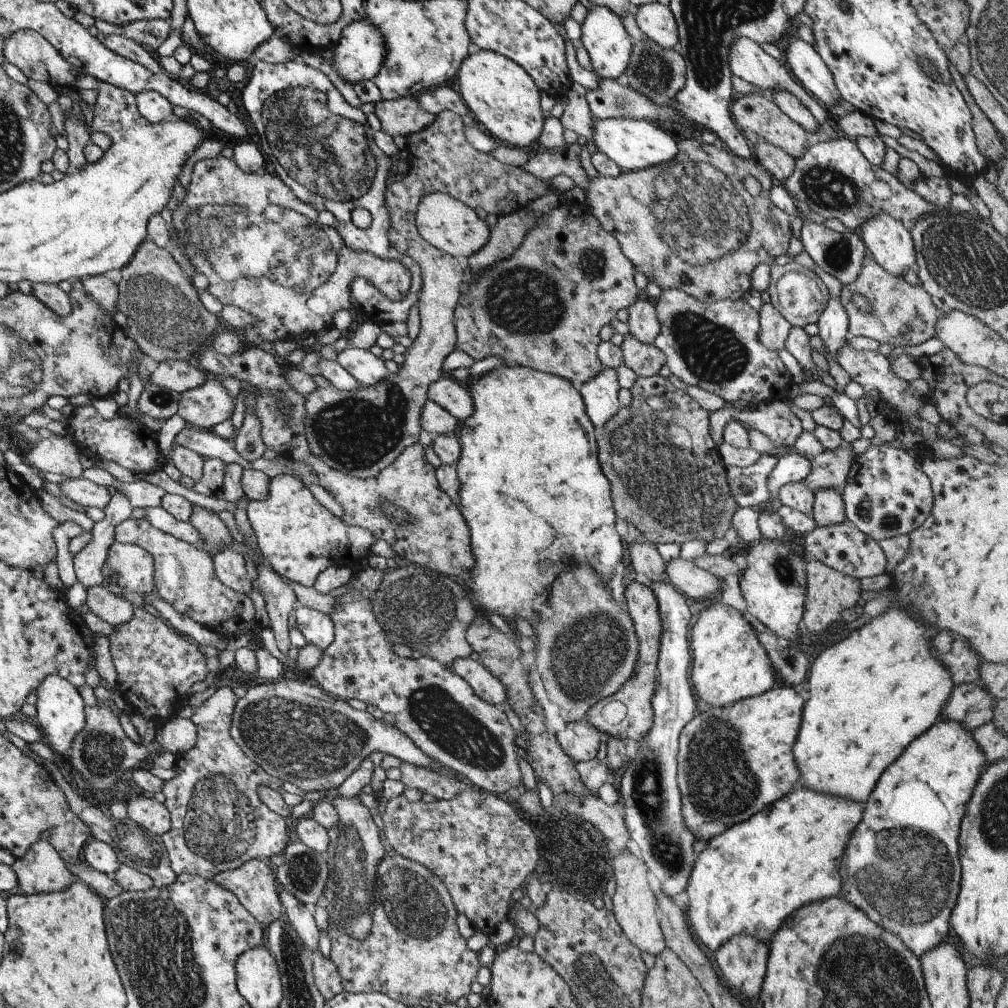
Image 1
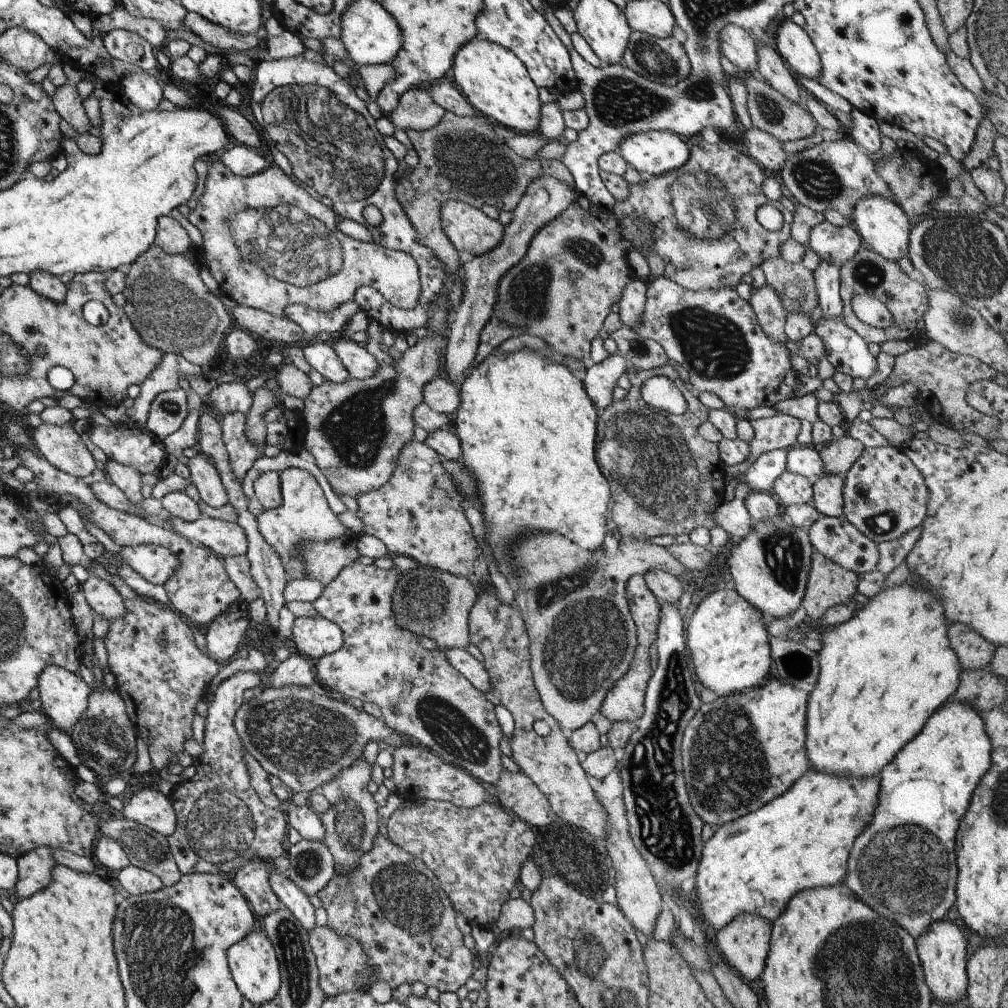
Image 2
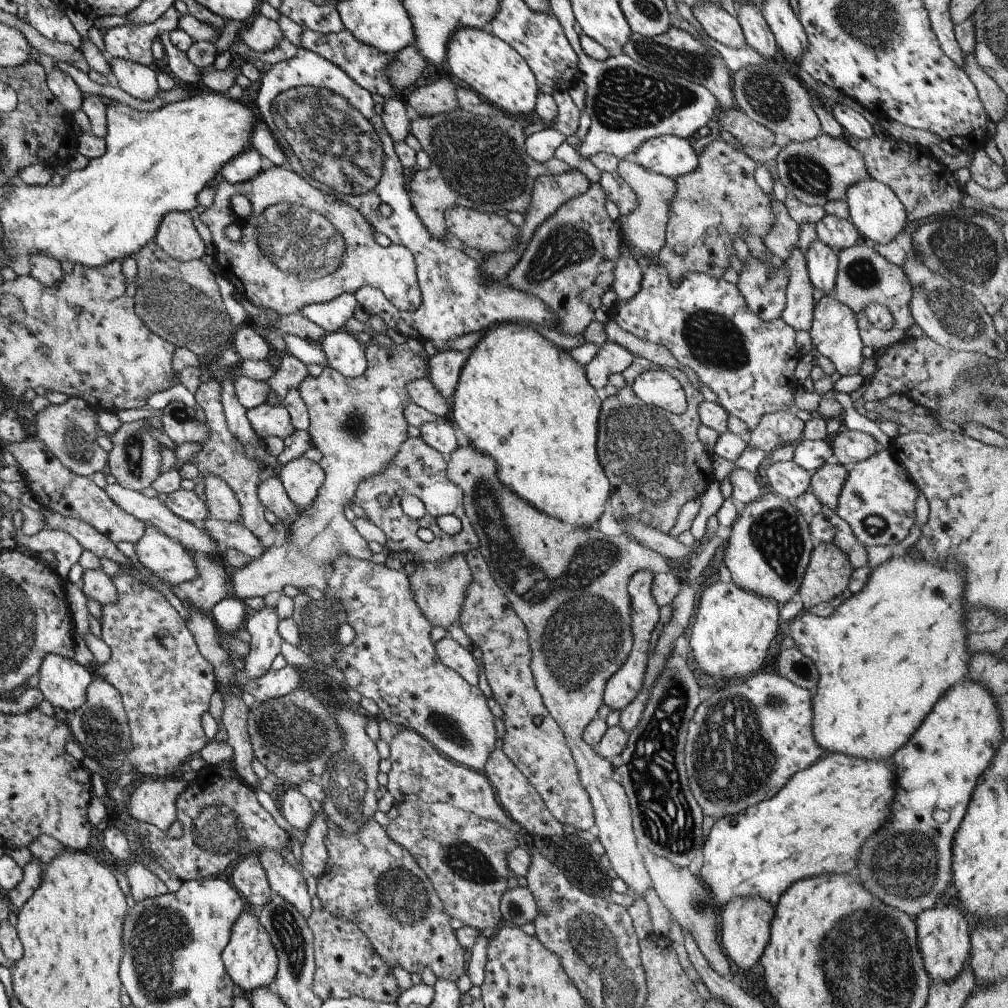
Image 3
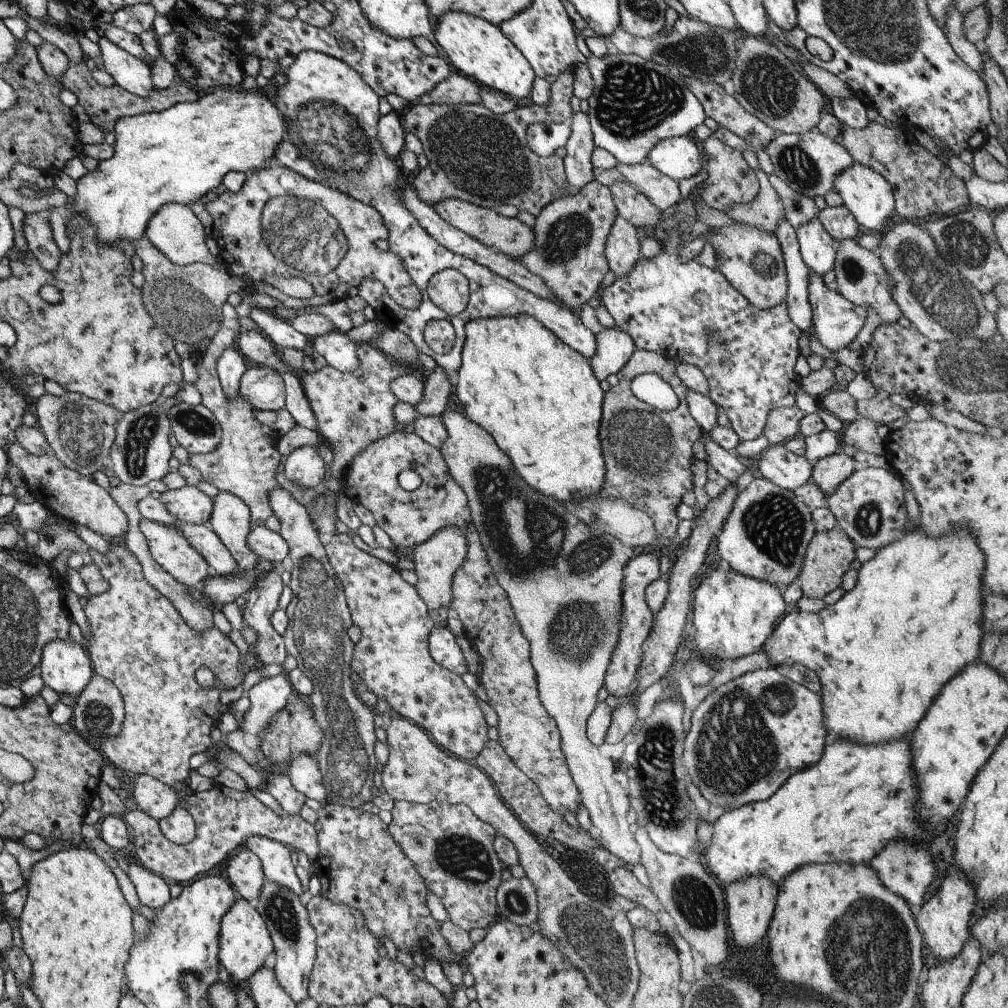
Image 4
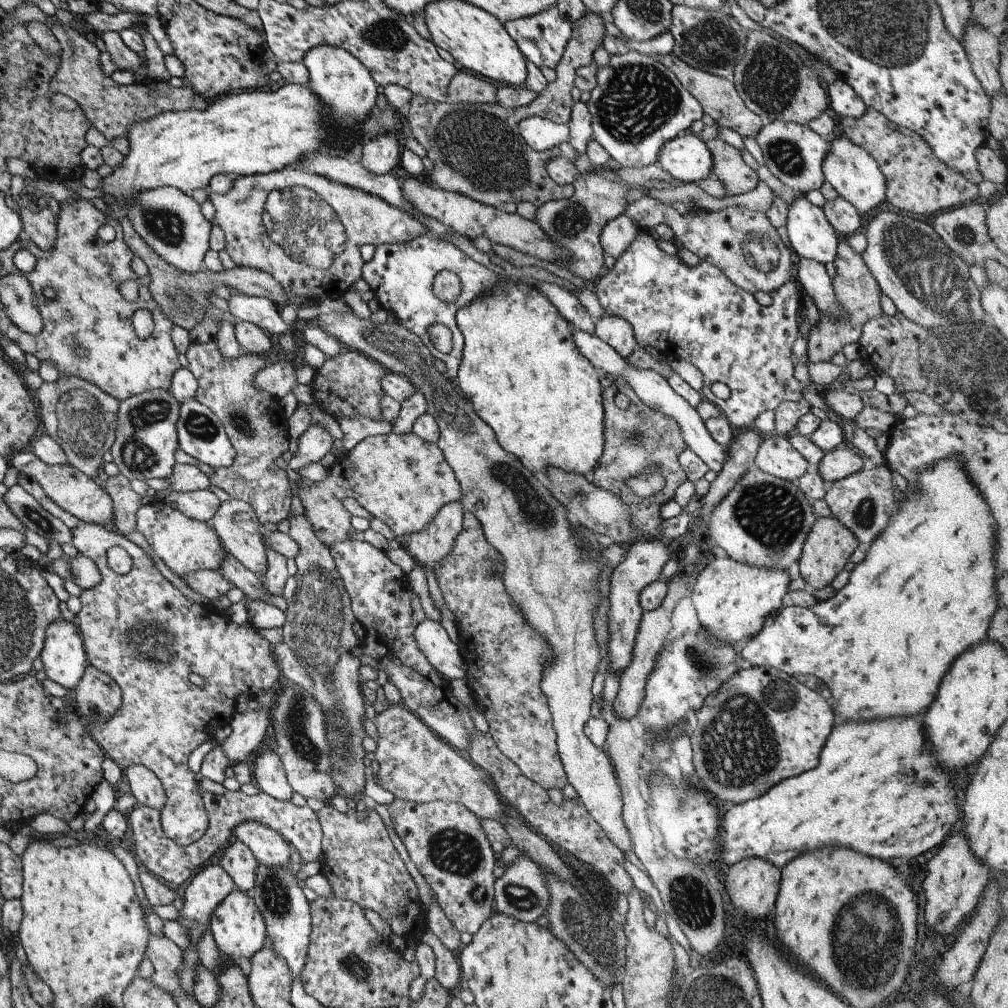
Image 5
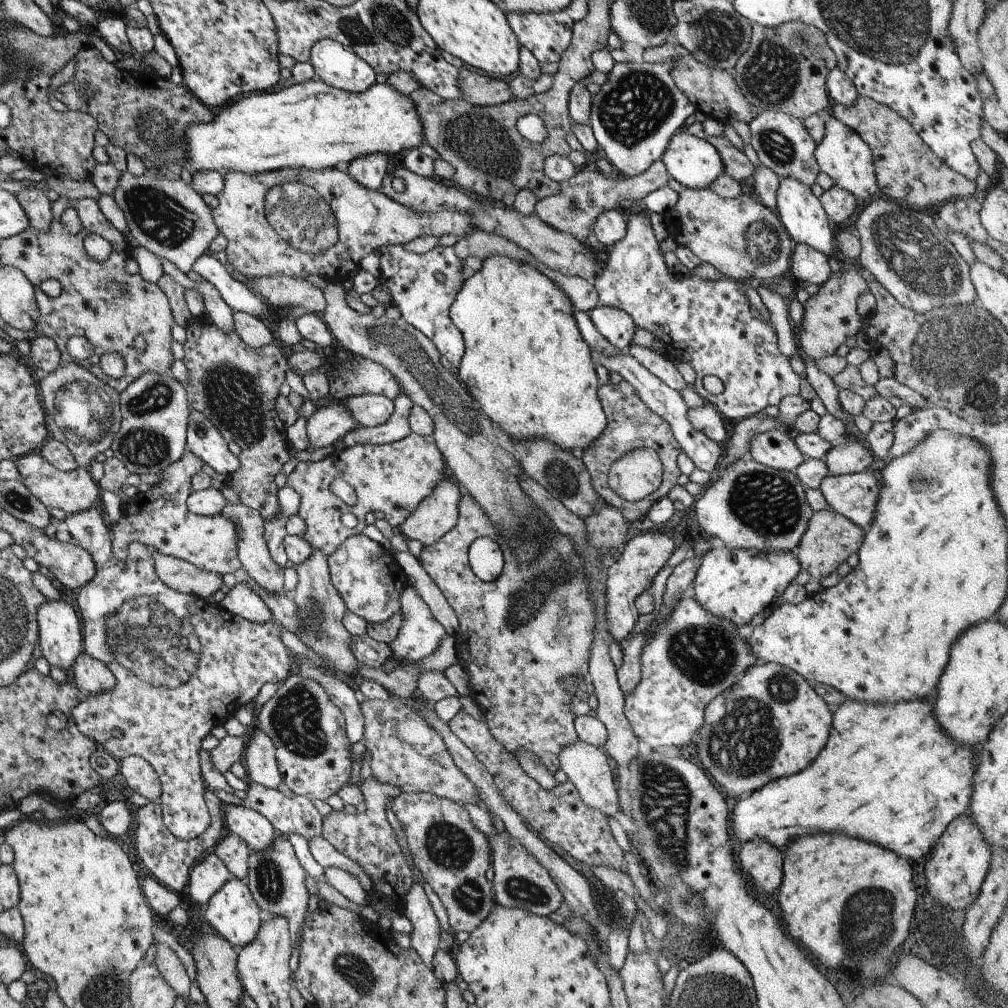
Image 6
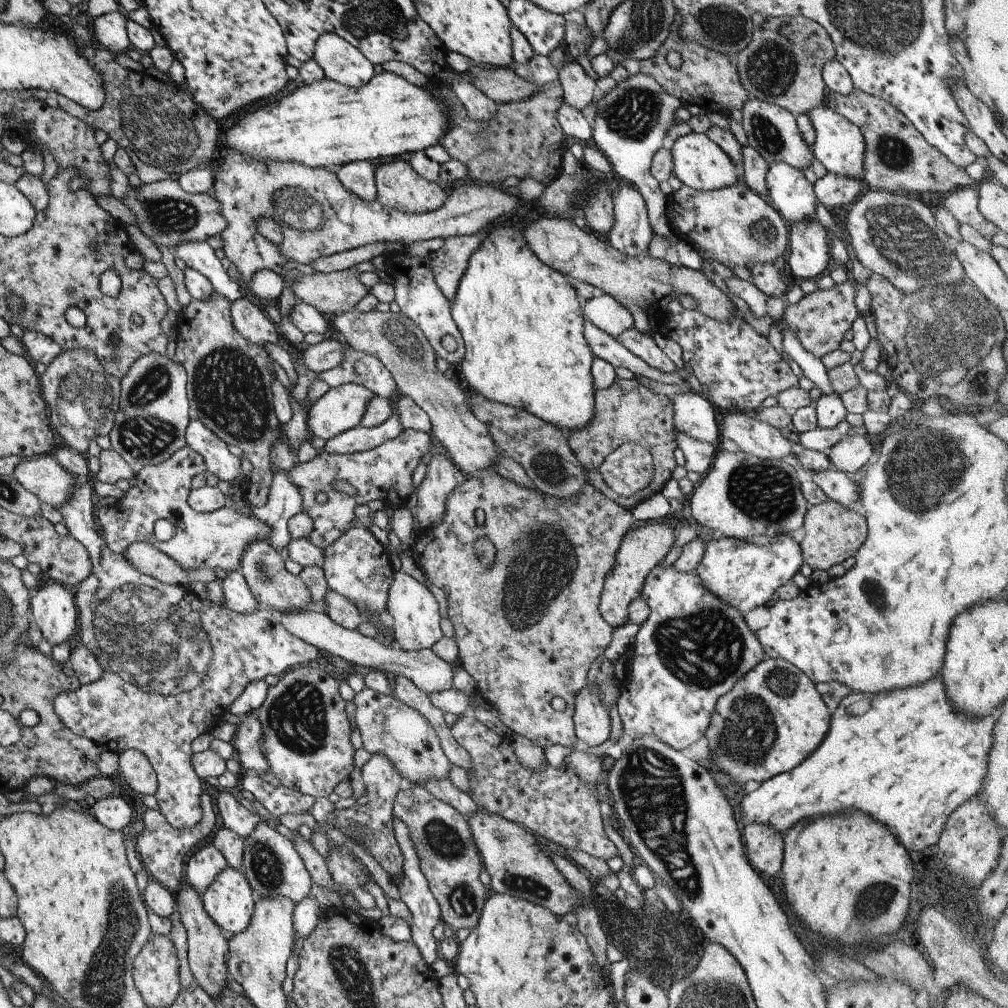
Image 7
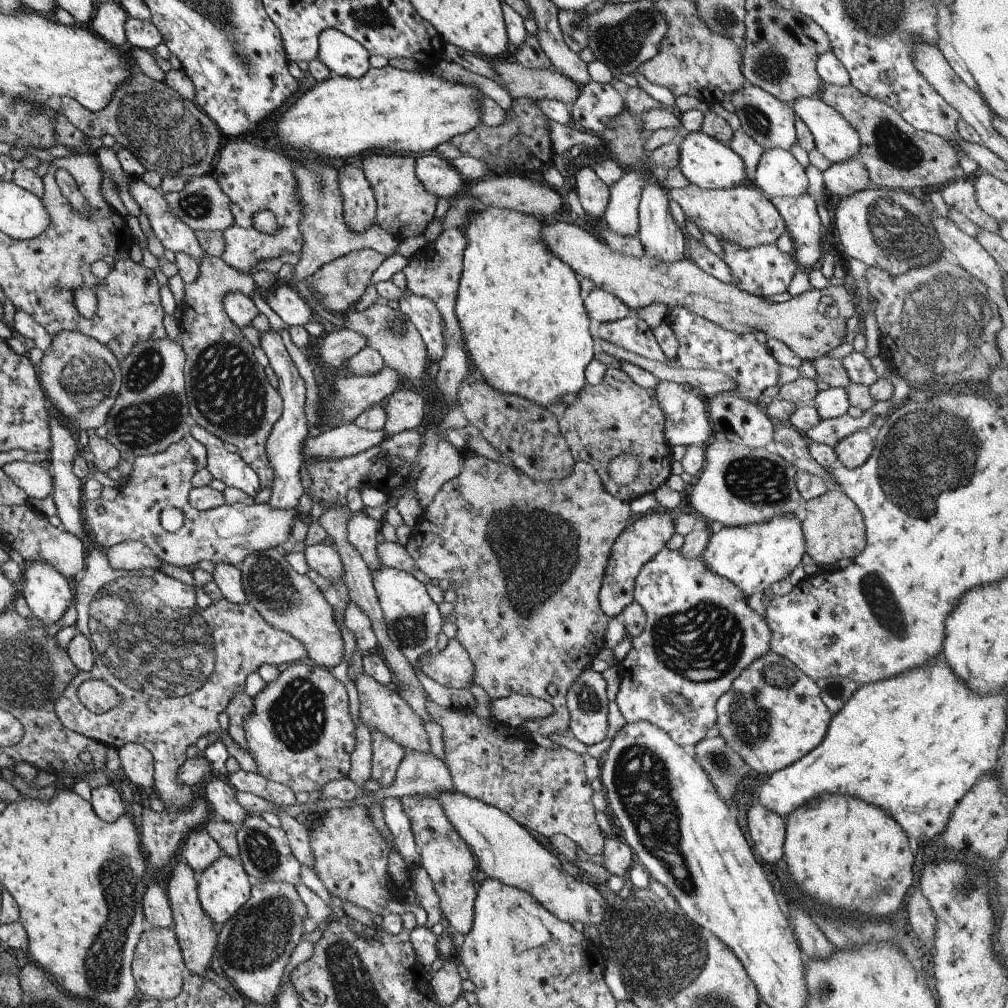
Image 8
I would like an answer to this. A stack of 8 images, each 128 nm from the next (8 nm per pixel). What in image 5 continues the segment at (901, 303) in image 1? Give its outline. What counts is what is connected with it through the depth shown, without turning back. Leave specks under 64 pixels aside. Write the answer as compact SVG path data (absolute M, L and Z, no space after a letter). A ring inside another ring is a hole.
M845 241L837 243L833 266L836 268L835 276L832 278L833 296L843 312L841 320L833 320L817 310L818 324L809 327L806 338L806 355L808 363L827 362L831 356L841 351L845 344L857 342L861 336L863 324L869 318L881 316L881 306L879 306L879 288L877 282L869 271L866 270L865 262L861 260L861 254L853 252Z

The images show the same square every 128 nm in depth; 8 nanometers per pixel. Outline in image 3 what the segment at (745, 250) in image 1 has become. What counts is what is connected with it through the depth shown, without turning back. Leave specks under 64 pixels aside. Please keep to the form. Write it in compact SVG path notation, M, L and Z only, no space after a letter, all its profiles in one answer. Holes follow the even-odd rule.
M720 138L709 142L697 154L697 166L687 176L672 178L675 194L669 200L664 242L657 262L667 270L670 280L679 282L687 272L705 272L721 278L729 268L729 258L735 255L733 238L745 236L763 238L773 222L769 197L757 186L753 172L756 162L739 149Z

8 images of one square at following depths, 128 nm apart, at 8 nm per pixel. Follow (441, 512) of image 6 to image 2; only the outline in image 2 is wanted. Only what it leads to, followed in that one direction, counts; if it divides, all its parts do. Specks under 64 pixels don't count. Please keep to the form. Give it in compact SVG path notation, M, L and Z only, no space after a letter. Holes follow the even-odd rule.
M420 567L399 572L392 591L391 608L393 622L403 630L409 630L417 638L429 638L437 649L466 649L470 643L467 620L469 610L477 599L477 590L465 578L451 575L430 567Z

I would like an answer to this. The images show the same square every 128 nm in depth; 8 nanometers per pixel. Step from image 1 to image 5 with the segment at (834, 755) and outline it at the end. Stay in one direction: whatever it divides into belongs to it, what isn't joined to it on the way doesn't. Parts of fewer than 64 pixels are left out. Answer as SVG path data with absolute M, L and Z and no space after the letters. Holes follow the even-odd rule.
M945 458L945 460L935 462L931 468L921 470L917 474L917 486L909 488L907 485L905 492L897 494L897 510L891 514L885 530L881 530L881 534L877 534L877 538L873 538L873 542L870 542L861 562L855 564L849 573L847 583L837 590L831 598L817 600L813 606L803 608L791 605L780 609L761 626L761 630L753 638L747 640L745 647L739 652L743 665L769 666L775 670L781 670L781 672L806 670L815 675L829 689L831 696L835 699L832 712L837 721L853 720L853 722L857 722L857 720L863 720L863 722L867 722L877 720L877 718L911 716L911 714L919 714L921 710L925 710L935 698L941 678L949 670L953 660L963 650L967 650L969 646L975 646L977 642L983 642L986 638L991 617L997 608L997 602L995 602L997 598L993 594L993 518L991 518L983 498L977 492L977 488L969 480L965 468L957 460L959 458Z

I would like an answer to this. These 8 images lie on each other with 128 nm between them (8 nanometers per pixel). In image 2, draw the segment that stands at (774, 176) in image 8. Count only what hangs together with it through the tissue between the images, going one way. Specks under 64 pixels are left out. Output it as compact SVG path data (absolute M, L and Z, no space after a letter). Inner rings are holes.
M820 260L819 266L812 273L821 317L826 320L842 318L843 306L838 294L838 269Z

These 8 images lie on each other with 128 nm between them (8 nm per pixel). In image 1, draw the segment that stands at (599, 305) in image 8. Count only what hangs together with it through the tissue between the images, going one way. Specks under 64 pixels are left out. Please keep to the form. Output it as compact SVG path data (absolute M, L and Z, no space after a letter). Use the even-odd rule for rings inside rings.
M603 367L578 391L585 415L595 431L601 429L620 410L617 400L619 389L614 370Z

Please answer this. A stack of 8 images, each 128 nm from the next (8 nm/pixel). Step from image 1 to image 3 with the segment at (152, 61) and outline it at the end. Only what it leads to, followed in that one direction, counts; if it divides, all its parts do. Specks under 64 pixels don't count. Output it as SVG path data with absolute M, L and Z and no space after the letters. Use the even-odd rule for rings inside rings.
M153 23L143 26L120 25L107 29L102 37L105 54L109 58L125 58L143 66L149 66L151 42L159 37Z

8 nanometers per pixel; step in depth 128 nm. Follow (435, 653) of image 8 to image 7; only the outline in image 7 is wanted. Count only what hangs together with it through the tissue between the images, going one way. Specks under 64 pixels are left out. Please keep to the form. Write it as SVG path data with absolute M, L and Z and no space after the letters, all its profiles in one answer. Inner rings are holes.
M313 609L309 612L281 612L276 615L279 622L283 624L289 634L301 638L306 644L311 644L319 652L329 653L343 658L358 669L381 670L381 672L391 672L391 674L401 674L409 678L417 688L420 688L425 694L431 692L441 692L451 688L453 669L459 664L457 661L447 663L435 655L430 649L421 649L418 651L404 651L399 647L389 648L381 642L377 642L373 637L365 637L359 632L337 626L324 612Z

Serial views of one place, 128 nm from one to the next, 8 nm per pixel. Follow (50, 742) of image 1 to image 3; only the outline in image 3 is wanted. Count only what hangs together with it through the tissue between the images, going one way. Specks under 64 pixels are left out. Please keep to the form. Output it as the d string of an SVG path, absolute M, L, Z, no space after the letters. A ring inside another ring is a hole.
M56 653L43 657L38 672L36 688L53 708L59 708L68 715L85 702L87 685L94 677L93 669Z

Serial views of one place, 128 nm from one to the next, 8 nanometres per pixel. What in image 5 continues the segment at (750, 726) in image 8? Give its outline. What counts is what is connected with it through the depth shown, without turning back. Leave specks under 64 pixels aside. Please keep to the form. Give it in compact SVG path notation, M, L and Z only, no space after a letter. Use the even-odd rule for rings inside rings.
M743 665L715 692L705 697L695 716L697 723L690 728L689 740L696 784L716 803L733 802L734 805L757 798L781 780L817 766L823 743L837 722L825 699L797 682L792 671L748 665Z

